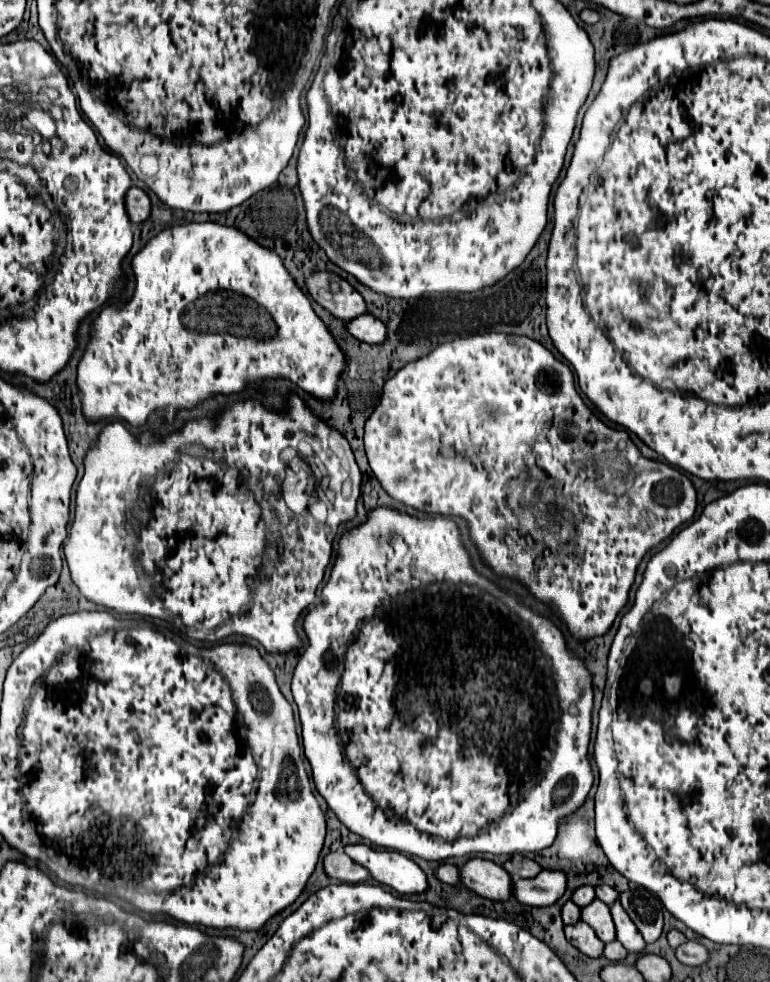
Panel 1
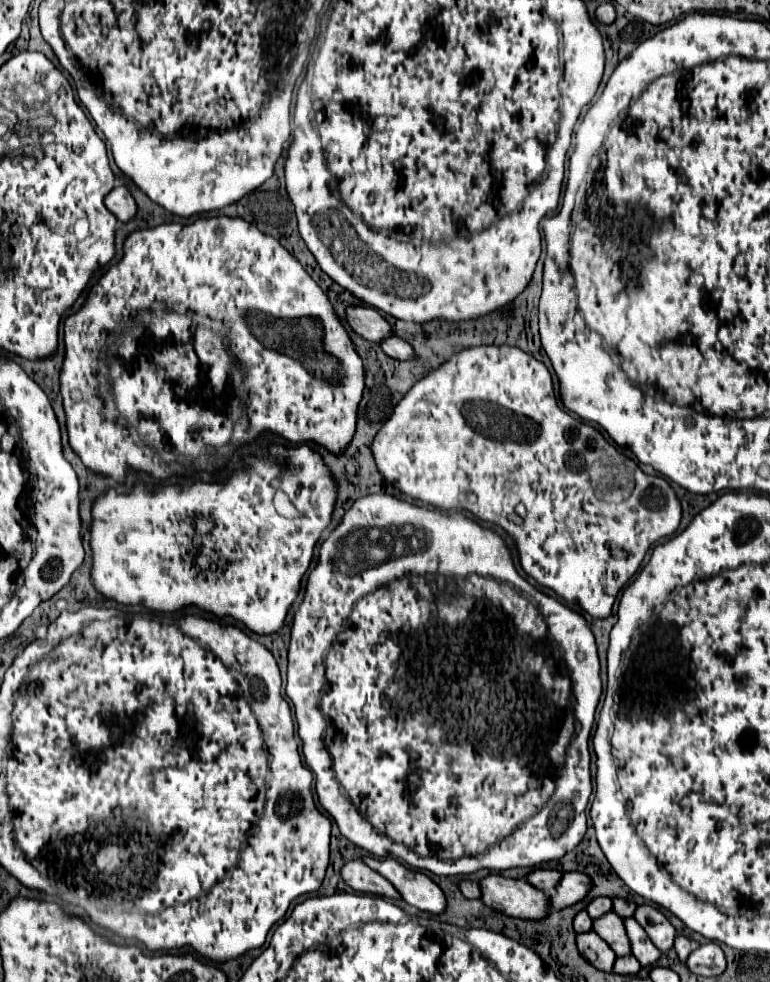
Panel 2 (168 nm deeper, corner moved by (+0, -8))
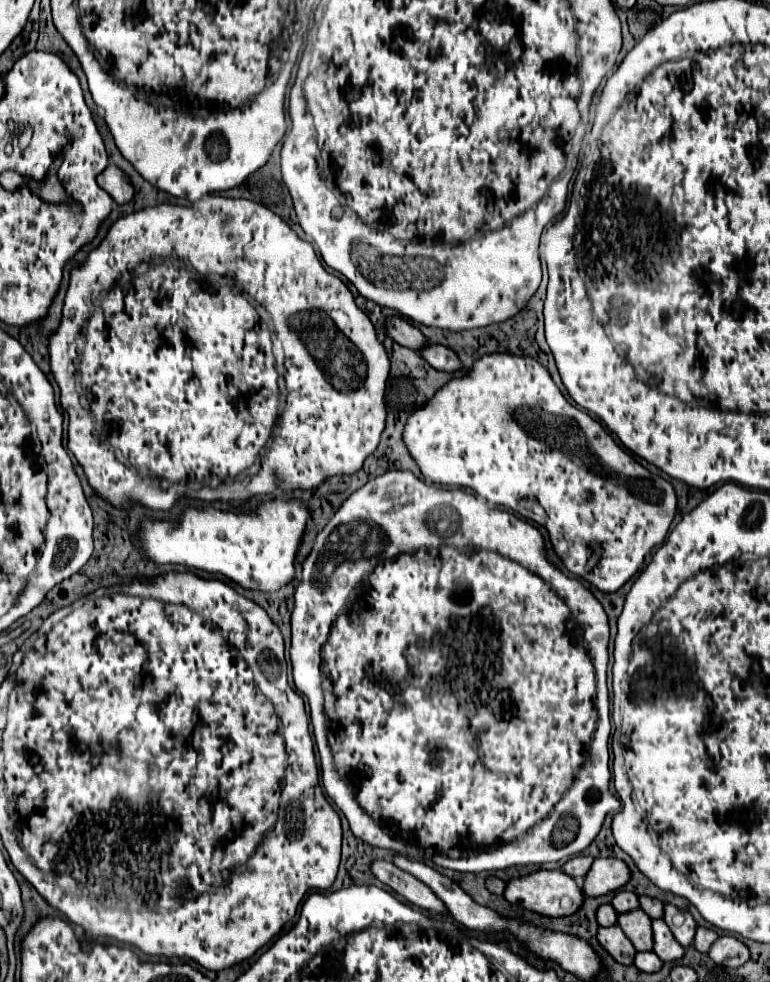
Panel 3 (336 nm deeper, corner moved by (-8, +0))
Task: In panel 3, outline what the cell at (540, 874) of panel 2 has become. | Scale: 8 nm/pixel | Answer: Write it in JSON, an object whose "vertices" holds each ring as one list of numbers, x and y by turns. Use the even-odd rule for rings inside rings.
{"vertices":[[574,857,574,859,570,859,570,861,566,861,566,863,562,865,562,871,564,871,566,875,572,875,572,877,576,879,576,883,582,883,582,879,584,879,584,875,588,873,592,861,594,861,592,857]]}

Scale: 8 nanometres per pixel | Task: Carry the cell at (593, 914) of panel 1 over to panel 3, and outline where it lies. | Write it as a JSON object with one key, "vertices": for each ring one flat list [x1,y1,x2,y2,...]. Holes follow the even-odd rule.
{"vertices":[[632,909,618,915,618,927,628,935,636,951,652,951,652,927,650,917,642,909]]}

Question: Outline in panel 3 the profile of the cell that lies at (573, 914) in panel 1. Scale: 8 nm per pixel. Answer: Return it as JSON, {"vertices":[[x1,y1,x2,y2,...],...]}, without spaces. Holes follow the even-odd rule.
{"vertices":[[600,905,596,911,596,921,600,927,612,927,616,925,618,913,612,909,612,905]]}

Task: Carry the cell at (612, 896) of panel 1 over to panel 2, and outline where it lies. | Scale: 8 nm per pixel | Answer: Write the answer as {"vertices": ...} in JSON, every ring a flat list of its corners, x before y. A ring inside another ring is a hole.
{"vertices":[[612,899,612,901,614,901,614,913,622,915,624,919,634,917,634,911,638,907,634,901,628,901,628,899]]}

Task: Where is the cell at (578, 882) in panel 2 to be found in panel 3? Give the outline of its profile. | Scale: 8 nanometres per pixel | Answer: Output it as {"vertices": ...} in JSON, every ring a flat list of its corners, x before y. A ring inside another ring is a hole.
{"vertices":[[594,859,590,871,584,877,582,891,586,897,598,897,606,895,622,885,626,885,630,879,628,867,620,859]]}

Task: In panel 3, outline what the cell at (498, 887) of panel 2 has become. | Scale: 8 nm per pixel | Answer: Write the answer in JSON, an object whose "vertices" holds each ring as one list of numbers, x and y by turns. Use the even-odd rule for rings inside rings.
{"vertices":[[536,871,526,877,516,877,506,883,504,897,508,903,520,903,524,909,546,915,546,917,564,917,572,915,584,901,582,889,572,877,562,871]]}

